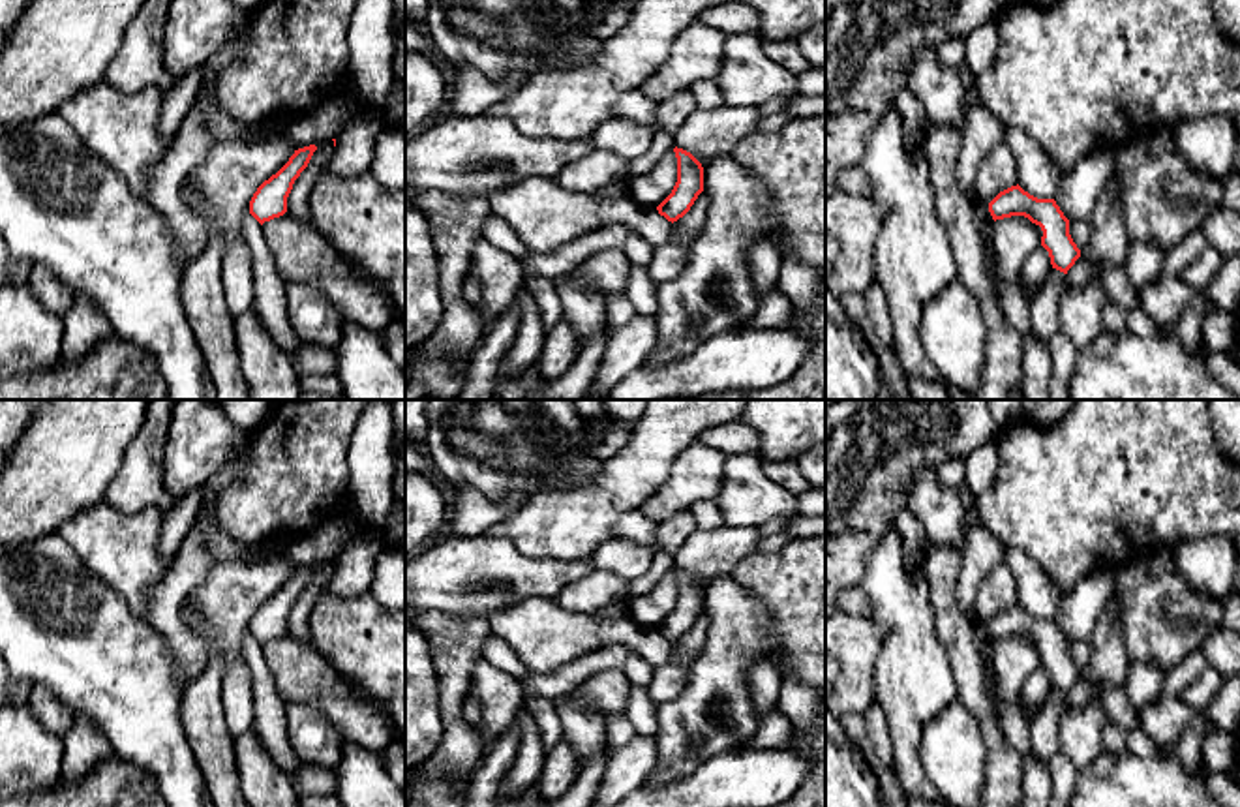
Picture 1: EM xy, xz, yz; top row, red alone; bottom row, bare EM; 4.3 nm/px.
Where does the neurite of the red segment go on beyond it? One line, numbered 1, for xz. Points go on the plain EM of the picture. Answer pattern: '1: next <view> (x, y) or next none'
1: next none

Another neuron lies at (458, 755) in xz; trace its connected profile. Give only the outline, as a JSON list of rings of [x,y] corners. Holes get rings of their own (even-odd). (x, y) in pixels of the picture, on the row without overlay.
[[[428,612],[411,621],[433,647],[439,676],[439,706],[445,726],[437,751],[420,766],[426,777],[446,783],[465,781],[482,758],[482,736],[461,717],[471,674],[482,659],[482,644],[490,636],[488,617],[454,617]]]

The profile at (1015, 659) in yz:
[[[1024,636],[994,642],[994,693],[998,700],[998,726],[1009,747],[1022,756],[1030,753],[1030,726],[1021,709],[1019,694],[1024,681],[1041,666],[1043,651]]]

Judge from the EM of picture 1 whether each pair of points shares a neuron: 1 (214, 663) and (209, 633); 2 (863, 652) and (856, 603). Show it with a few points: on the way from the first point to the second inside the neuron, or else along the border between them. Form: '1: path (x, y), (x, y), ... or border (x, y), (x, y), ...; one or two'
1: path (214, 655), (212, 640); one
2: border (845, 610), (856, 616), (871, 616); two

